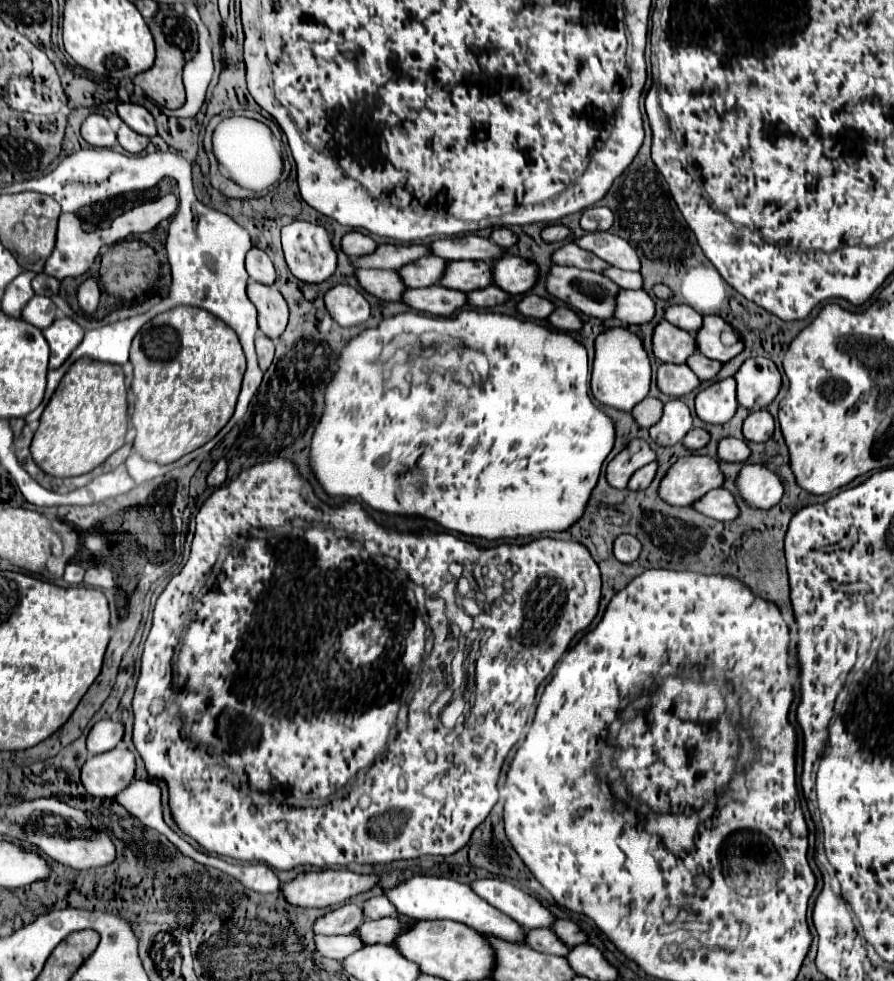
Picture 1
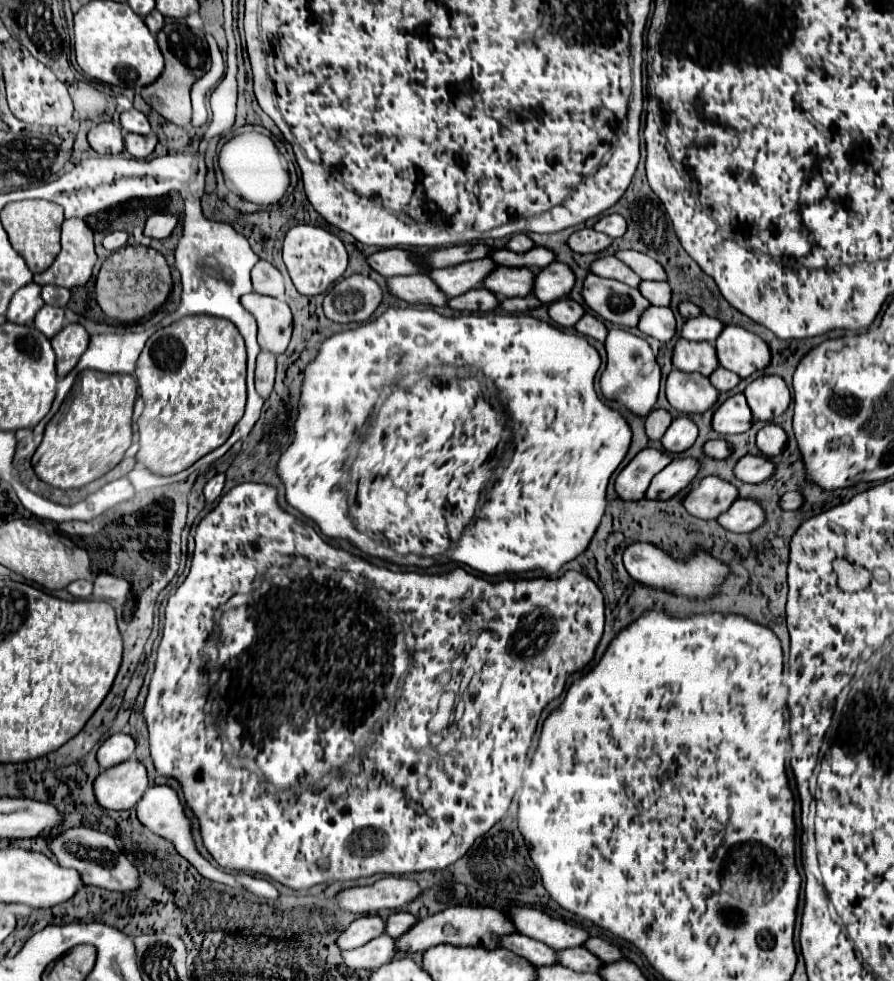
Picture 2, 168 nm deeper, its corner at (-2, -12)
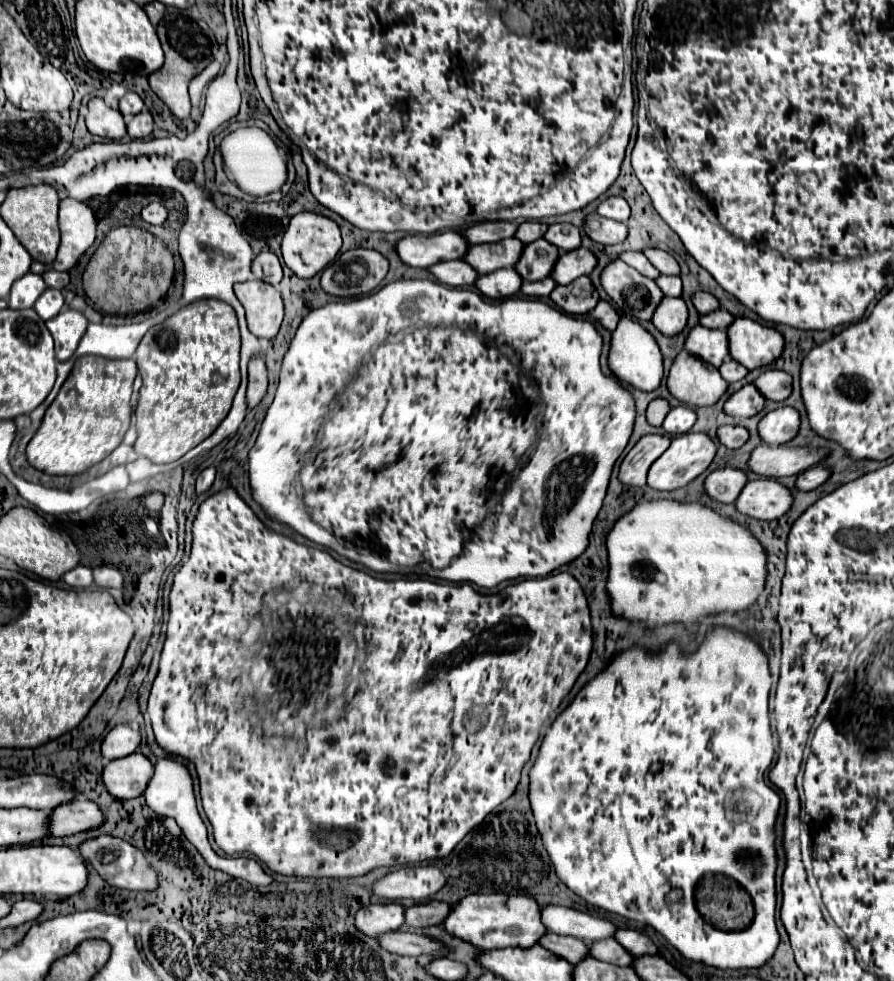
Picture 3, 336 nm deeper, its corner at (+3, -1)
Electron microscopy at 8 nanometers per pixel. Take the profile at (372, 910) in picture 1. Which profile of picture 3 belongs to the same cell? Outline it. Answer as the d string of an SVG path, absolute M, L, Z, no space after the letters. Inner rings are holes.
M427 900L415 906L409 906L405 912L405 924L413 928L427 928L427 926L439 926L449 916L451 906L439 900Z

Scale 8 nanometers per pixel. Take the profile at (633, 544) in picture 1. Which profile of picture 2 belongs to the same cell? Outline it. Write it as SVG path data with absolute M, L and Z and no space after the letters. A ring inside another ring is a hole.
M632 543L630 547L626 547L624 551L624 567L630 573L630 577L634 577L640 583L646 585L656 585L656 587L664 587L664 589L672 589L680 595L688 595L688 597L706 597L712 593L712 589L716 589L716 585L720 585L726 567L716 561L710 559L710 555L694 555L690 561L682 563L682 561L674 561L670 559L666 553L662 553L658 547L650 545L650 543Z

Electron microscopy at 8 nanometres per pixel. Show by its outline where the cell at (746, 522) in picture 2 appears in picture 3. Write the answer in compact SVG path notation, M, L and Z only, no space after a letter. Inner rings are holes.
M775 478L747 482L737 498L737 510L759 520L777 520L791 510L793 494Z

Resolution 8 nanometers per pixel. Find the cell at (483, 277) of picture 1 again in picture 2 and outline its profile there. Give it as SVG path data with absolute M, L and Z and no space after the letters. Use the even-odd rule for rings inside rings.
M496 267L486 279L484 289L498 293L498 297L528 297L532 291L534 273L526 267Z

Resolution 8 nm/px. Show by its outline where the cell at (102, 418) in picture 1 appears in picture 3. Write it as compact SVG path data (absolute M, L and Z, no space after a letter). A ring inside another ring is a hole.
M101 356L77 358L69 374L69 380L63 386L65 394L57 394L57 398L45 412L41 428L27 444L27 462L45 474L73 476L85 472L87 468L107 458L121 444L121 438L125 436L131 424L133 408L129 400L131 400L135 376L137 376L137 364L131 358L129 360L107 360Z

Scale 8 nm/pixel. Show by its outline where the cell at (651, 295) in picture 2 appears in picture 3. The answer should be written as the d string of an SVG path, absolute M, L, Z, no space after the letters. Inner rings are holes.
M659 276L657 284L665 292L665 296L681 296L683 292L683 282L679 276Z

